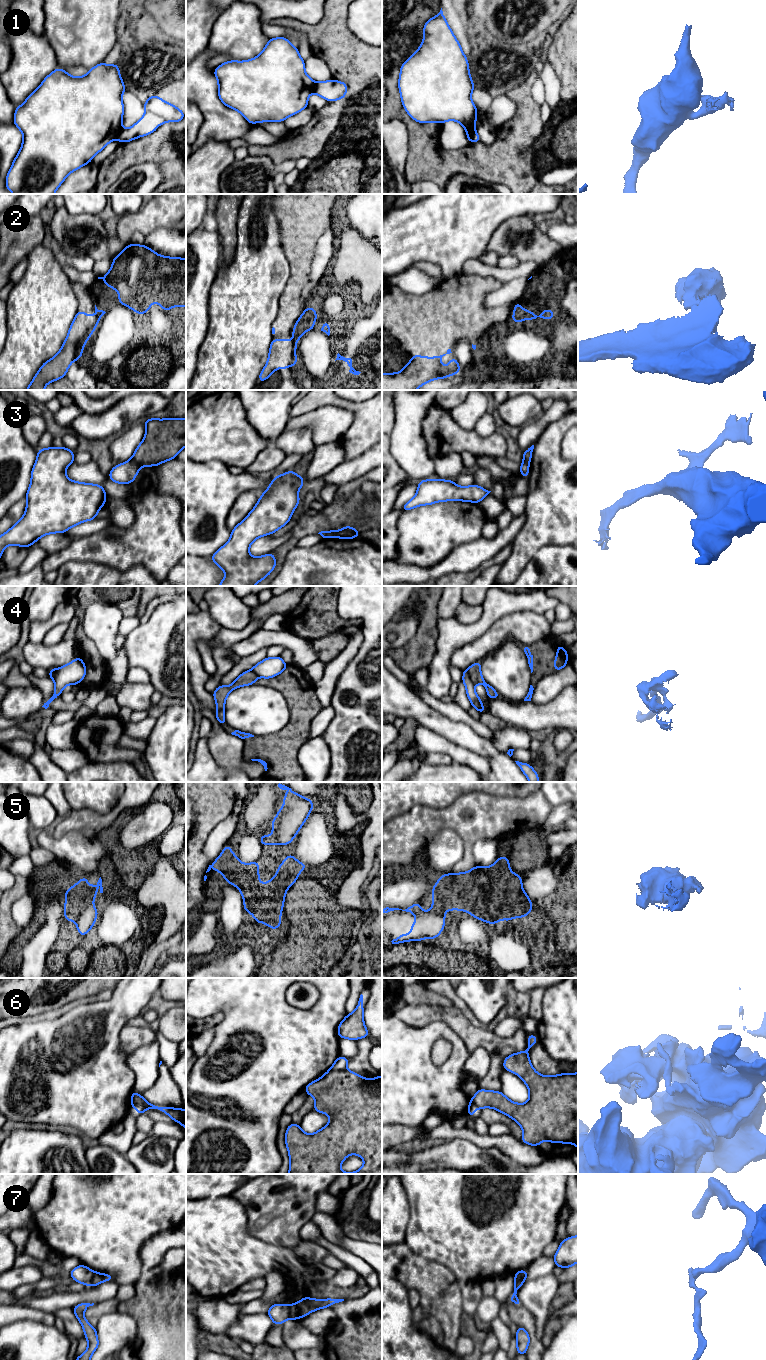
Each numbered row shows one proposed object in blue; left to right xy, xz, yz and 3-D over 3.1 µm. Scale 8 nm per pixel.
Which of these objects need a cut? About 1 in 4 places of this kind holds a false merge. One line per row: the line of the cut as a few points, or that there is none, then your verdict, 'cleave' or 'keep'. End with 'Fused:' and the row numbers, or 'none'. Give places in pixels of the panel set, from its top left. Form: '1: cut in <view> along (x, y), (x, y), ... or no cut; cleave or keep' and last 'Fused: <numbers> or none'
1: cut in xy along (122, 129), (116, 137); cleave
2: cut in xz along (293, 340), (295, 344); cleave
3: cut in xy along (130, 459), (140, 466); cleave
4: cut in yz along (466, 669), (470, 680), (474, 684); cleave
5: cut in xy along (90, 904), (81, 912), (76, 920); cleave
6: cut in xz along (345, 1069), (328, 1071), (325, 1074); cleave
7: cut in xy along (95, 1272), (90, 1284); cleave
Fused: 1, 2, 3, 4, 5, 6, 7

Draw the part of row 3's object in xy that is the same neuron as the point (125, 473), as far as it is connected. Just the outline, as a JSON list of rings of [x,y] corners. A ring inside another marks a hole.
[[[131,459],[114,466],[108,477],[111,481],[119,484],[131,484],[136,478],[141,466]]]

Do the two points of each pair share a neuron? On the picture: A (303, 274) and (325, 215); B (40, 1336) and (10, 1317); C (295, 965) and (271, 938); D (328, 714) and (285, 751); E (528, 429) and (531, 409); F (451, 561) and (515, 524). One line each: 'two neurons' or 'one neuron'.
A: one neuron
B: two neurons
C: one neuron
D: two neurons
E: two neurons
F: one neuron

